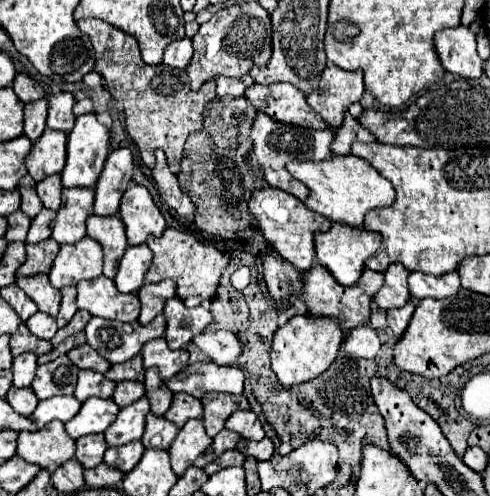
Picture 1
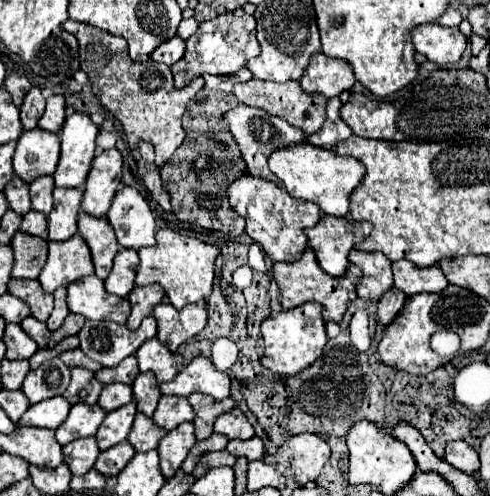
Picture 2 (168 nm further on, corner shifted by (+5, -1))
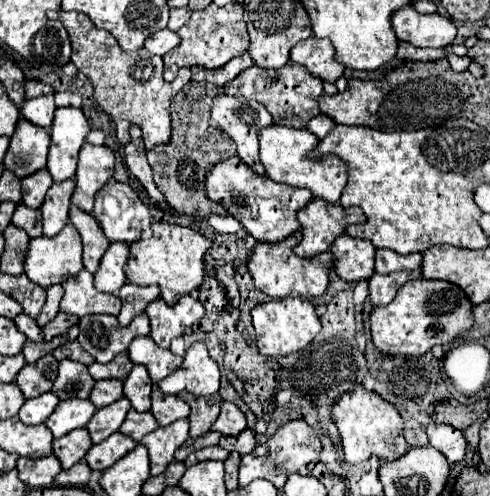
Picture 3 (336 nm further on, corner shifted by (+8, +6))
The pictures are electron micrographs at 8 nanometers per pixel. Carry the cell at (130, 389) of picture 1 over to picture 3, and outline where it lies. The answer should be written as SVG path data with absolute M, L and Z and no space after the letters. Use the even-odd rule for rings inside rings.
M100 380L94 384L90 400L96 408L104 408L116 400L120 400L122 394L122 382L120 380Z

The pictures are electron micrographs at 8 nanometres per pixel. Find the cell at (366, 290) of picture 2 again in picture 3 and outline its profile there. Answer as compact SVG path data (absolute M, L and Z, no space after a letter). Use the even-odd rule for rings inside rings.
M342 234L336 238L330 250L336 256L336 274L348 284L372 278L376 248L368 240L358 240Z

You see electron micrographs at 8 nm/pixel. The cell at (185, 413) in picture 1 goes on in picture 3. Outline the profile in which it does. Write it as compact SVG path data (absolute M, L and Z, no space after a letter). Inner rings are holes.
M154 384L154 388L152 388L152 414L160 426L168 426L178 418L188 418L190 408L178 396L162 394L160 388Z

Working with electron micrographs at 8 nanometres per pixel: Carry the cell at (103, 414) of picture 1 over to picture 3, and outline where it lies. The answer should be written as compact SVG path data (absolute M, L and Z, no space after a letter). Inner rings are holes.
M66 400L58 404L58 408L48 418L46 426L52 430L54 438L60 438L76 428L84 428L94 416L94 412L96 406L90 400Z

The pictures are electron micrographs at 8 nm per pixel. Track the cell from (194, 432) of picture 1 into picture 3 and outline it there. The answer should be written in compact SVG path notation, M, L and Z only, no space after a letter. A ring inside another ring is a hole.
M176 420L170 426L156 428L148 436L144 436L142 444L150 452L150 472L152 476L162 474L168 464L174 460L174 452L188 440L188 420Z

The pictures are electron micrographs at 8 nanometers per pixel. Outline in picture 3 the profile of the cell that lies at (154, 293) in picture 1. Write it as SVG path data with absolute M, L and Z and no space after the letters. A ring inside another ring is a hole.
M124 284L120 288L120 300L122 300L122 312L118 314L118 322L122 326L128 326L132 318L142 314L150 302L154 302L160 296L160 288L156 284L152 286L136 286L136 284Z

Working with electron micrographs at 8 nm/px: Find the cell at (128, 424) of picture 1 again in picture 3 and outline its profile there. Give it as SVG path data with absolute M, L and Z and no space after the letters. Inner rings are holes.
M124 396L104 408L100 408L96 412L96 416L88 422L88 432L90 432L90 438L92 442L102 442L106 440L110 434L118 432L118 428L122 426L124 418L126 418L126 412L130 410L130 400Z

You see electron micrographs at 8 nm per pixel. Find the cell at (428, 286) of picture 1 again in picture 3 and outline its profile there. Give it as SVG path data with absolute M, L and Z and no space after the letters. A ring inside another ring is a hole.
M378 250L376 252L376 272L390 274L390 272L414 272L422 268L422 254L408 254L402 256L392 250Z

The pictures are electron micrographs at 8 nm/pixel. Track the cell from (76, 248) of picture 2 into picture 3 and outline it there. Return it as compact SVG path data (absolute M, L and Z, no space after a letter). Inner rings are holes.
M66 224L66 228L52 238L32 238L24 266L26 276L42 288L76 276L84 266L82 240L74 224Z

